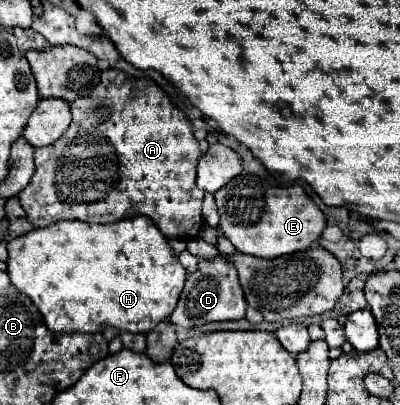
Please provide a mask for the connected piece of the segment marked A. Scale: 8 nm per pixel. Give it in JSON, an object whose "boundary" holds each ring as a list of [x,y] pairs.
{"boundary":[[[108,69],[108,71],[102,73],[100,83],[94,89],[94,93],[88,95],[88,97],[76,99],[70,105],[70,109],[72,109],[72,123],[70,123],[68,131],[56,143],[36,149],[36,171],[34,171],[28,187],[18,195],[22,207],[24,207],[26,215],[28,215],[28,221],[32,225],[36,225],[36,227],[50,227],[50,225],[54,225],[58,221],[114,223],[114,221],[120,221],[120,219],[128,219],[132,215],[144,215],[144,217],[150,217],[154,221],[154,225],[166,237],[178,237],[178,239],[194,239],[194,237],[198,237],[198,233],[204,227],[204,221],[202,221],[204,191],[198,189],[198,185],[196,185],[196,163],[198,163],[198,157],[202,153],[200,153],[198,141],[196,141],[196,137],[192,133],[192,125],[190,125],[188,117],[180,109],[172,107],[172,101],[168,99],[168,95],[162,93],[158,87],[154,87],[154,83],[148,77],[128,77],[126,73],[122,73],[118,69]]]}

